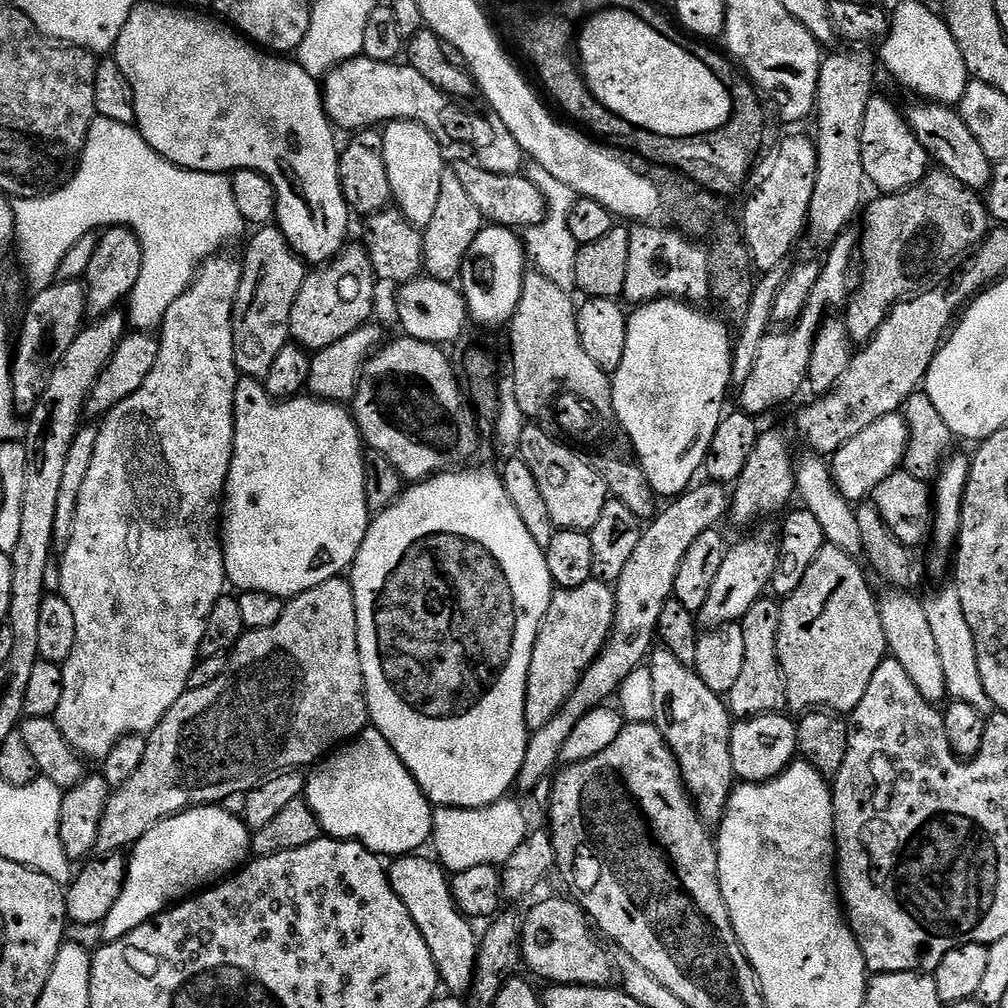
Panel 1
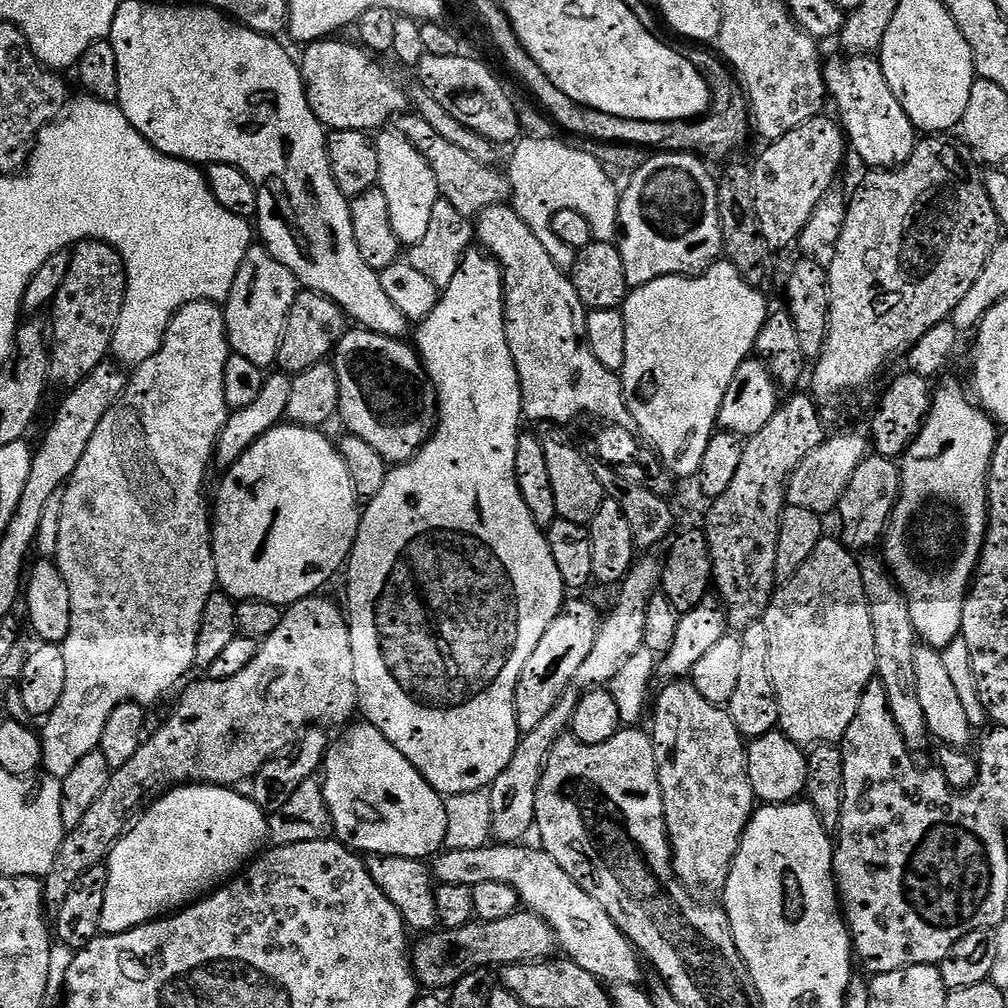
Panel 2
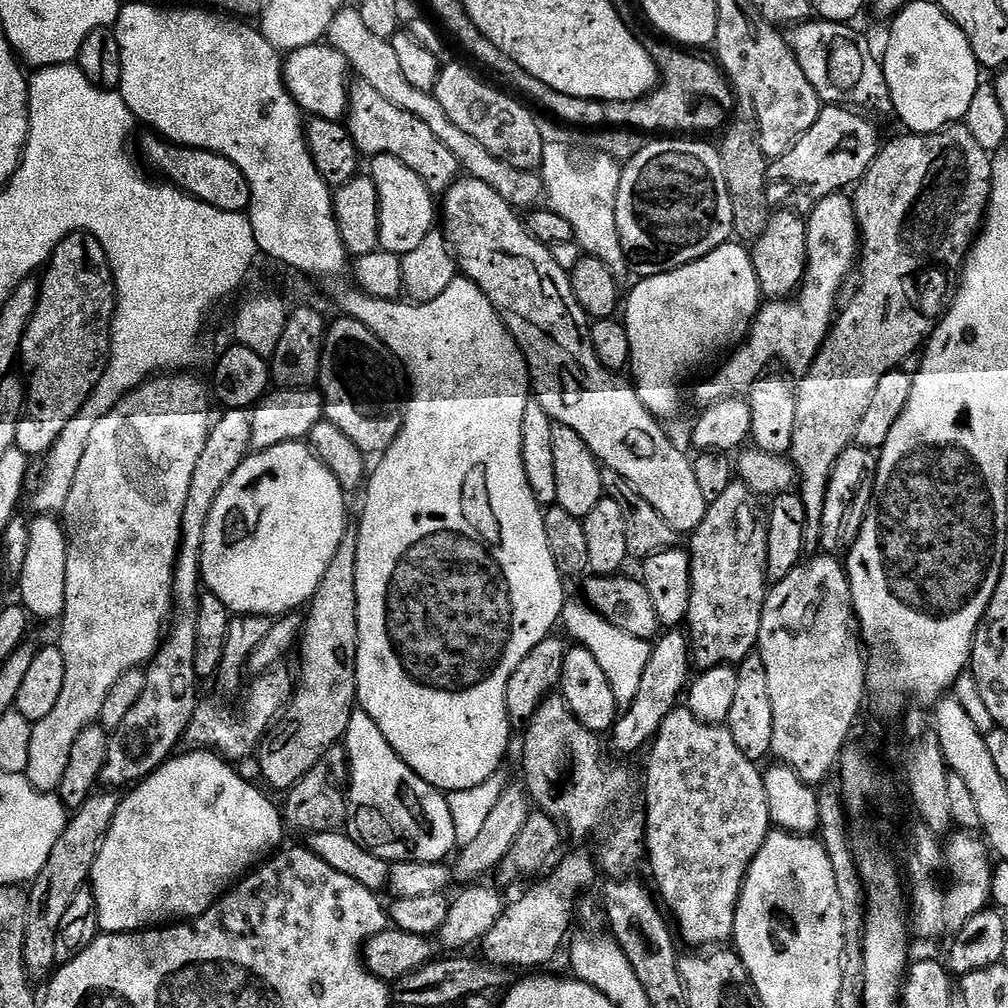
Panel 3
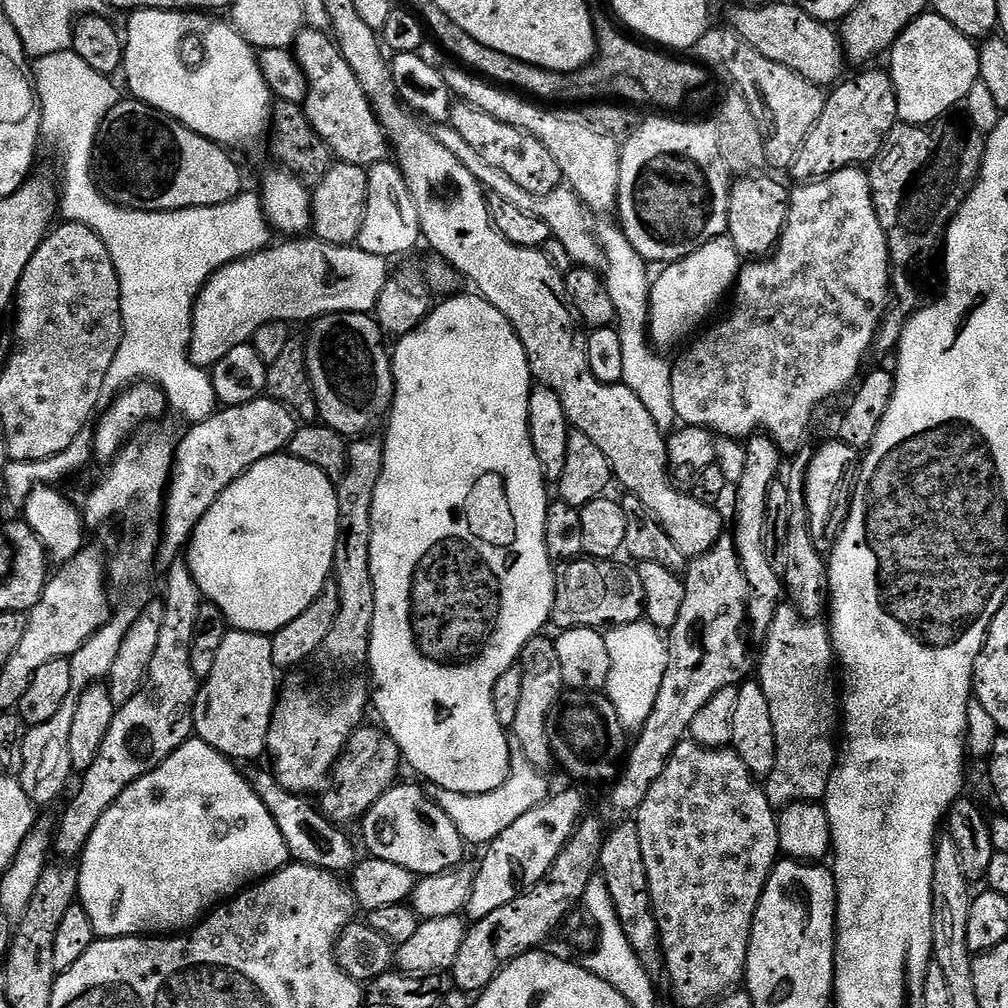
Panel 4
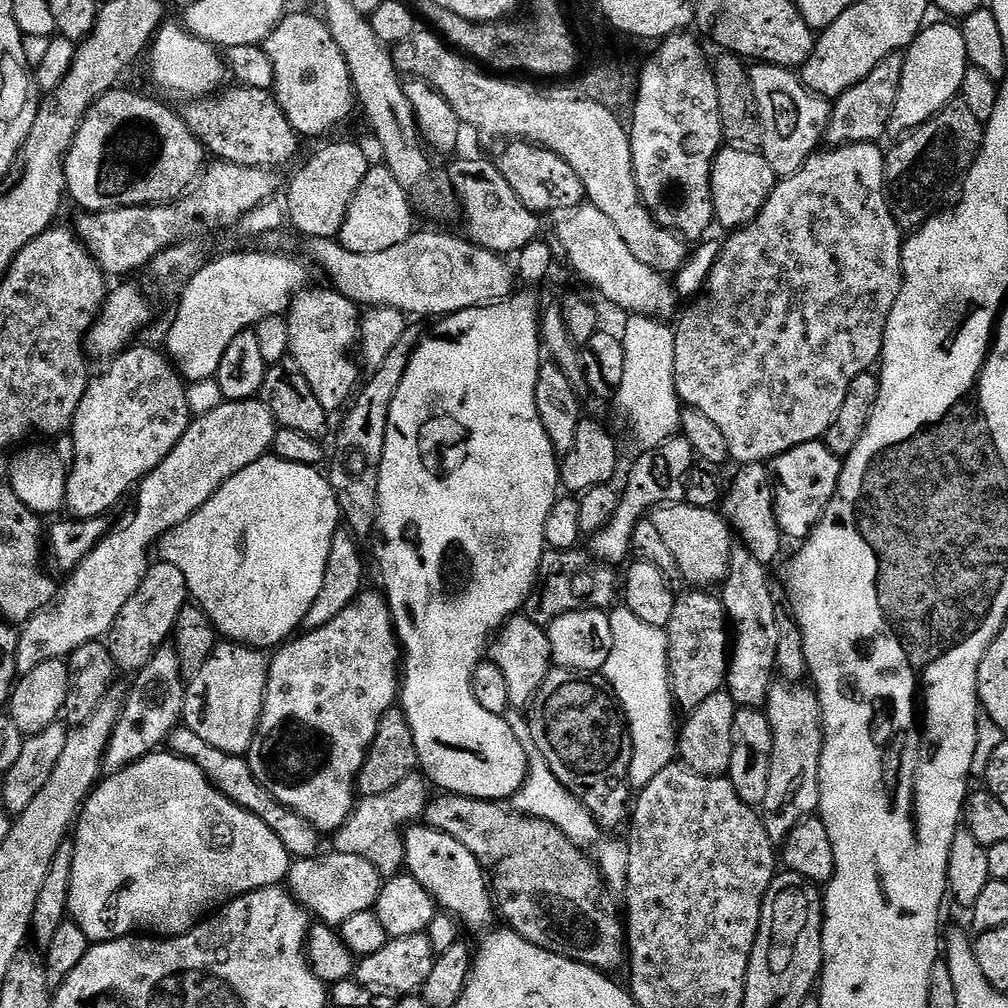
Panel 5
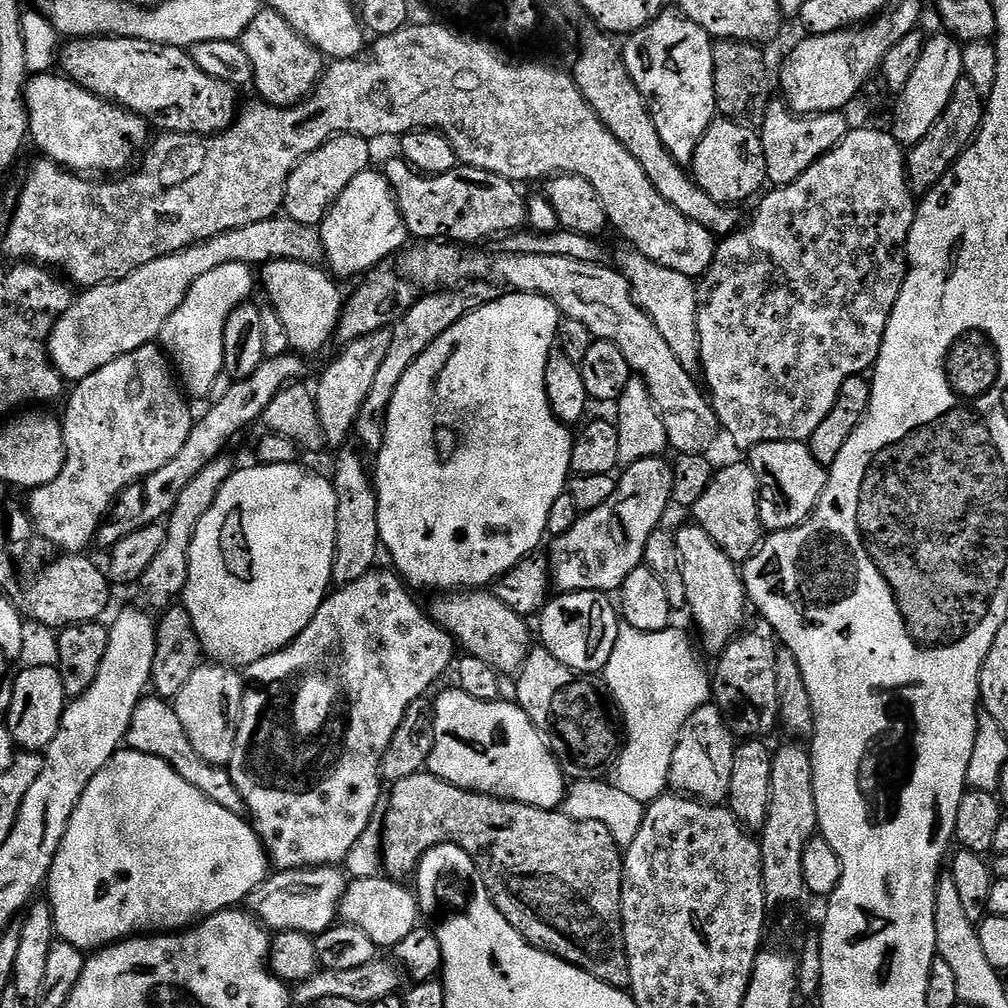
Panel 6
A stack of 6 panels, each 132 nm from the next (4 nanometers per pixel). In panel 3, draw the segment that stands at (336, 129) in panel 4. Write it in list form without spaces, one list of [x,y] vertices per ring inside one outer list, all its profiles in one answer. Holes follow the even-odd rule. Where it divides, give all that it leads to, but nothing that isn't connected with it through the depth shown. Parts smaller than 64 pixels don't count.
[[[357,79],[348,89],[346,123],[361,157],[393,156],[398,162],[406,162],[406,166],[410,166],[410,170],[414,170],[434,194],[447,192],[461,175],[458,158],[454,158],[453,152],[426,127],[426,122],[414,118],[414,114],[407,110],[398,110],[398,106],[382,98],[382,94],[365,80]]]

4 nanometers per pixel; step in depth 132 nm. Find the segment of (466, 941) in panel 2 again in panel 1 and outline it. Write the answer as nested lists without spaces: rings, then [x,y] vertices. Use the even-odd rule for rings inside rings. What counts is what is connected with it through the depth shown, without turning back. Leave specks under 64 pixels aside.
[[[571,898],[565,900],[544,900],[529,910],[523,917],[524,933],[520,936],[520,955],[523,963],[533,972],[533,977],[541,976],[552,984],[595,984],[601,983],[600,976],[613,975],[614,960],[602,945],[596,941],[597,933],[584,914],[583,908]]]

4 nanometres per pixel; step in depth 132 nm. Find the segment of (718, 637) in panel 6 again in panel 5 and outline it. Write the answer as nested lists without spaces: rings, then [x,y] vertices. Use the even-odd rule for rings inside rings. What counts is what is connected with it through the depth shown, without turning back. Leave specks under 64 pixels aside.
[[[687,502],[679,504],[666,504],[651,513],[650,518],[654,527],[660,531],[666,546],[670,546],[670,554],[674,554],[674,562],[678,562],[678,570],[684,575],[684,584],[696,590],[712,590],[723,585],[724,579],[728,577],[730,566],[730,554],[734,547],[734,533],[727,520],[715,507],[699,508]]]

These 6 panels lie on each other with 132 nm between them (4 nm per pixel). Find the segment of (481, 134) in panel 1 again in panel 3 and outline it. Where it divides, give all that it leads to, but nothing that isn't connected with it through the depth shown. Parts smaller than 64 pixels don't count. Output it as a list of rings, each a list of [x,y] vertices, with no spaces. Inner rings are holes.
[[[327,42],[302,46],[283,57],[284,85],[294,98],[301,113],[309,117],[317,116],[327,120],[345,119],[348,111],[348,89],[350,87],[350,69],[346,58],[338,54]]]

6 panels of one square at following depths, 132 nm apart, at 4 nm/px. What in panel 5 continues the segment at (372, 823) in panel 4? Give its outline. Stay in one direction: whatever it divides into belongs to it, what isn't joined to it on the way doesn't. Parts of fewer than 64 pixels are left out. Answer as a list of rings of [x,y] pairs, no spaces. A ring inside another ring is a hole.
[[[412,826],[403,833],[404,841],[404,863],[406,865],[407,875],[412,876],[423,886],[430,895],[436,899],[437,905],[445,913],[456,917],[457,921],[465,929],[480,928],[483,924],[488,924],[492,920],[492,912],[494,916],[494,900],[490,895],[490,884],[484,881],[486,876],[485,868],[476,861],[475,851],[466,846],[462,846],[462,842],[458,842],[454,838],[450,838],[450,834],[439,832],[427,826]]]

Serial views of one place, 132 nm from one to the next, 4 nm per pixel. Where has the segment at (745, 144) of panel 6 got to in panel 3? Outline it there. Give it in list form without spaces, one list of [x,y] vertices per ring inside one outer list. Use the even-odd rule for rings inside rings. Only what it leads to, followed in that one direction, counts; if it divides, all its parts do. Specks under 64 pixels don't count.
[[[791,210],[773,211],[768,217],[766,230],[762,230],[750,251],[761,293],[769,301],[791,297],[804,280],[804,271],[808,265],[808,225],[805,217]]]

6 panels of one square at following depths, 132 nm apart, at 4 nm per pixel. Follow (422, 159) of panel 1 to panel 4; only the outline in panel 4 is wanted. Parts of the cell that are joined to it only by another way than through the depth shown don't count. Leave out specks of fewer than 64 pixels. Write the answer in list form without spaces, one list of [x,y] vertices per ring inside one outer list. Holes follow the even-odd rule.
[[[381,162],[367,169],[368,201],[364,207],[364,221],[360,227],[358,246],[366,254],[378,254],[385,258],[400,256],[408,252],[417,243],[421,243],[418,206],[406,186],[406,178],[392,162]]]

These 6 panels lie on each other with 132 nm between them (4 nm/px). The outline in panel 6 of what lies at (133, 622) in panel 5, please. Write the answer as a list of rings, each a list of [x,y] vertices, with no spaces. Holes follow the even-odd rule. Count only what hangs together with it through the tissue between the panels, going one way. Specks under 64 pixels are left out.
[[[228,454],[214,458],[208,465],[182,490],[178,502],[174,502],[174,510],[167,516],[168,533],[163,533],[162,543],[157,547],[153,562],[141,576],[140,588],[144,590],[147,602],[157,610],[171,607],[184,592],[186,579],[189,577],[189,554],[194,530],[198,530],[198,522],[202,522],[202,514],[214,506],[214,498],[222,490],[222,486],[230,479],[234,471],[232,460]]]

